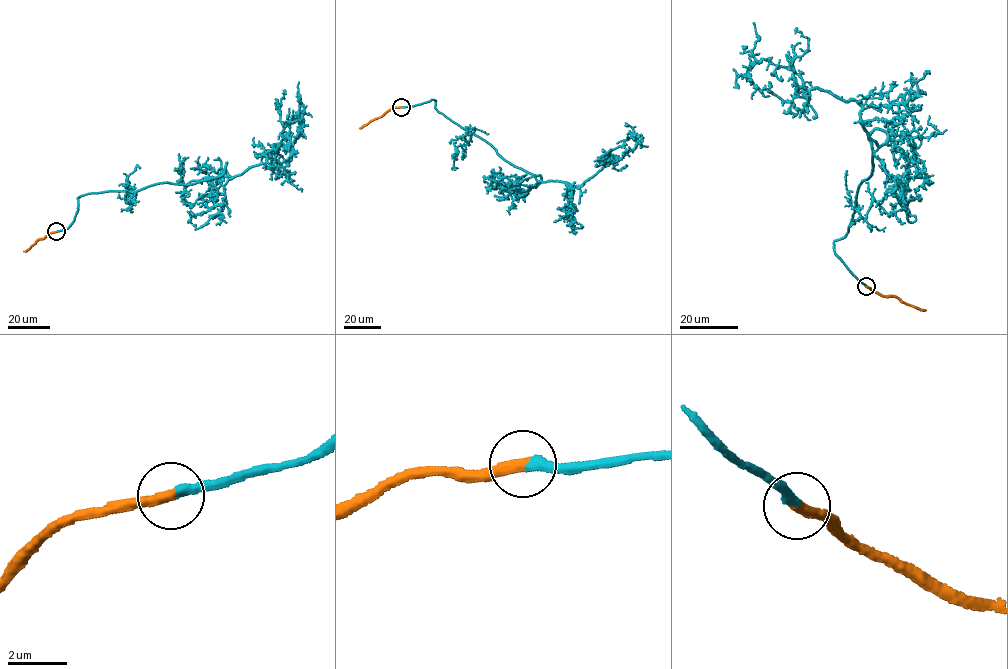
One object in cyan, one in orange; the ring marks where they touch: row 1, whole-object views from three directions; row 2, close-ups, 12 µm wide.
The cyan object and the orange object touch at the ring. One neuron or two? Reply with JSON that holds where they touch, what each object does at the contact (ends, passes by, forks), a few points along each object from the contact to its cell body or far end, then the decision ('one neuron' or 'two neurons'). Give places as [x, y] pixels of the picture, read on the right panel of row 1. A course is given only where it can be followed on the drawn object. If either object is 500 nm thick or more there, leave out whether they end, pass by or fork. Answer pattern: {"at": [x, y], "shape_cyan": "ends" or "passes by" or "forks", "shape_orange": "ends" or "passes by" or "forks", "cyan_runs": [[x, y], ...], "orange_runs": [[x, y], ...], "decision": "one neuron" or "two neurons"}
{"at": [866, 286], "shape_cyan": "ends", "shape_orange": "ends", "cyan_runs": [[867, 286], [834, 241], [871, 174], [869, 135], [886, 134], [879, 145], [856, 101], [755, 58], [753, 22]], "orange_runs": [[867, 287], [880, 295], [895, 297], [925, 310]], "decision": "one neuron"}

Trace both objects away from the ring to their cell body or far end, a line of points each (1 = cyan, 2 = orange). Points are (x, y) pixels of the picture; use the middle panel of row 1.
1: (401, 107), (436, 100), (439, 112), (505, 160), (540, 176), (536, 186), (581, 185), (640, 142), (647, 146)
2: (401, 107), (391, 108), (359, 128)

